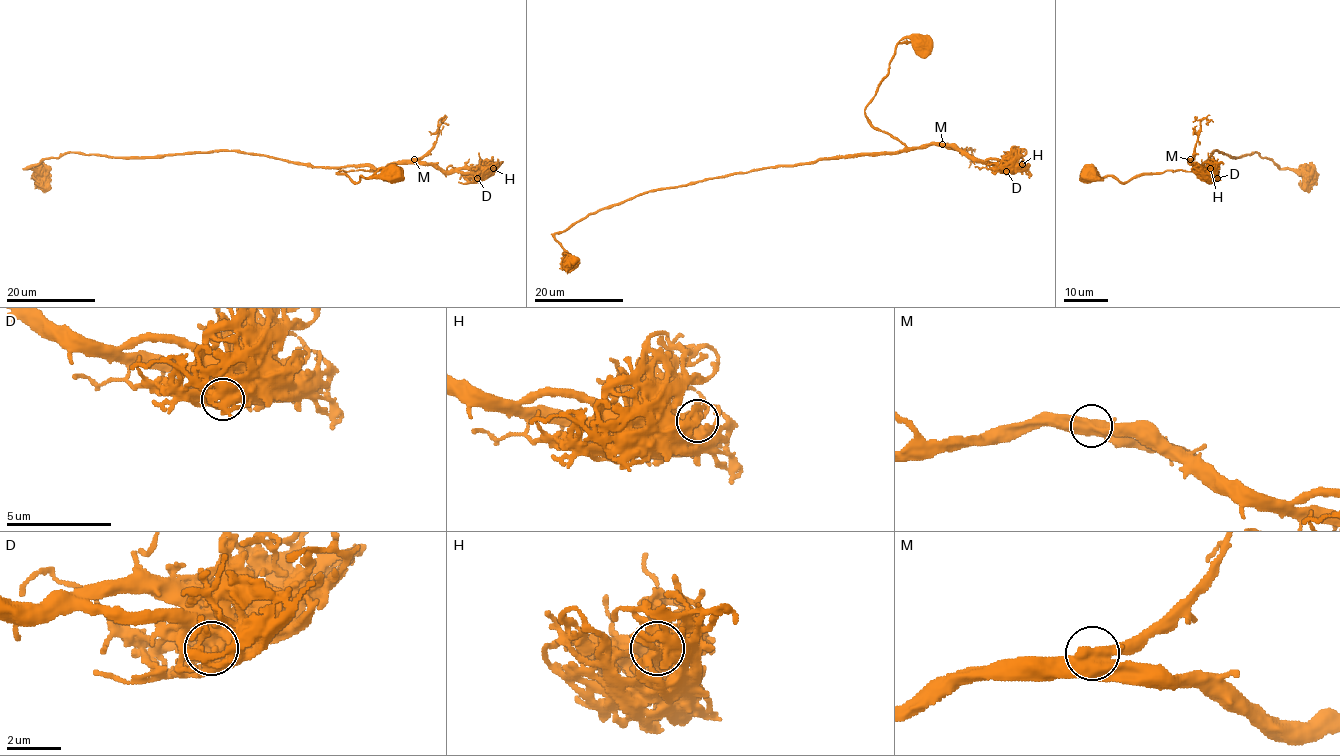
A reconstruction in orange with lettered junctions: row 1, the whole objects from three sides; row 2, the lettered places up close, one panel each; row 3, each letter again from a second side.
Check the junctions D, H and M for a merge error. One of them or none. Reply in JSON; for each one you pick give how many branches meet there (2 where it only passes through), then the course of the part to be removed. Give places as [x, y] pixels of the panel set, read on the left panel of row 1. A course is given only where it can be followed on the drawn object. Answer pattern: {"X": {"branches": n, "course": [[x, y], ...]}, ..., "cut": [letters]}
{"M": {"branches": 4, "course": [[414, 159], [422, 157], [435, 142], [439, 120], [442, 118], [449, 125]]}, "cut": ["M"]}

